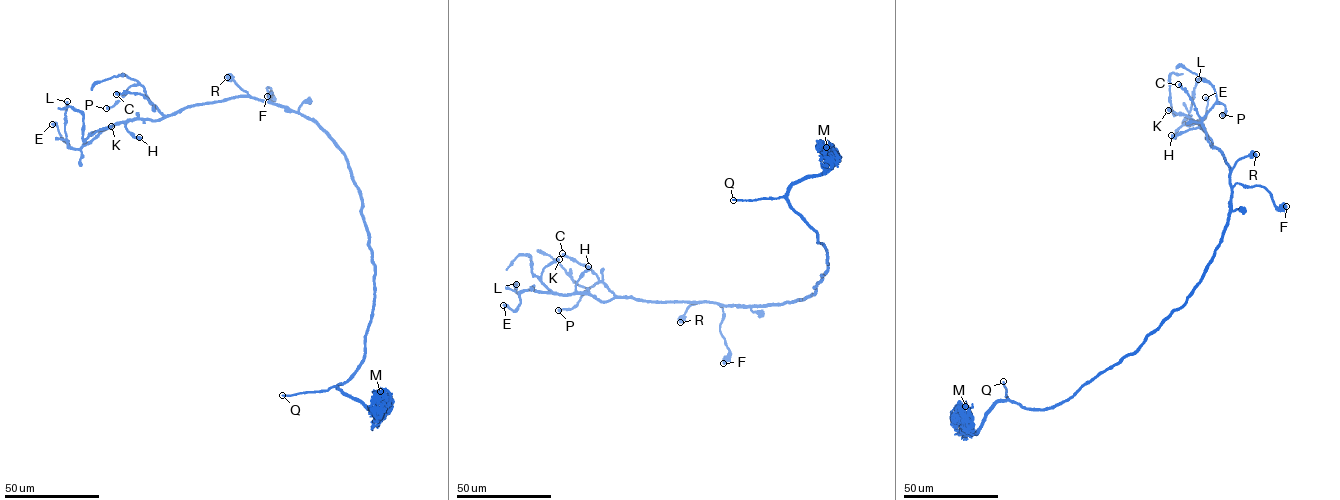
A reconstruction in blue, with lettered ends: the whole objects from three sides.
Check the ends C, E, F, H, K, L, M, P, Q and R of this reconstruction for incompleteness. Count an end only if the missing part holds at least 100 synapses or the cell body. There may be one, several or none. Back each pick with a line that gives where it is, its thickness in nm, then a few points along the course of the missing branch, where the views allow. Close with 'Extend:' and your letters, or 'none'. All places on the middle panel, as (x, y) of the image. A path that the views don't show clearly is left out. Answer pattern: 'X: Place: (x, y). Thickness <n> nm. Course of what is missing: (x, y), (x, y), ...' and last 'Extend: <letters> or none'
Q: Place: (733, 200). Thickness 190 nm. Course of what is missing: (733, 200), (663, 192), (656, 187), (659, 186)
Extend: Q

